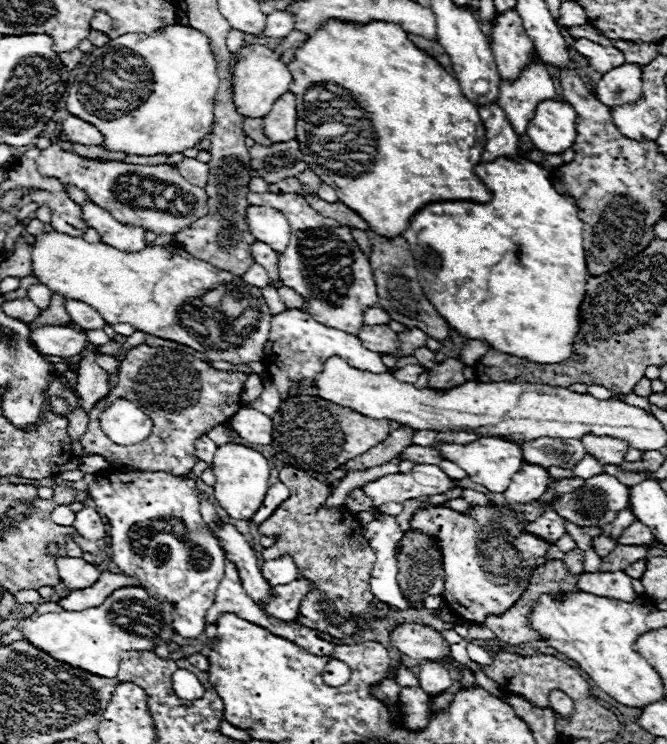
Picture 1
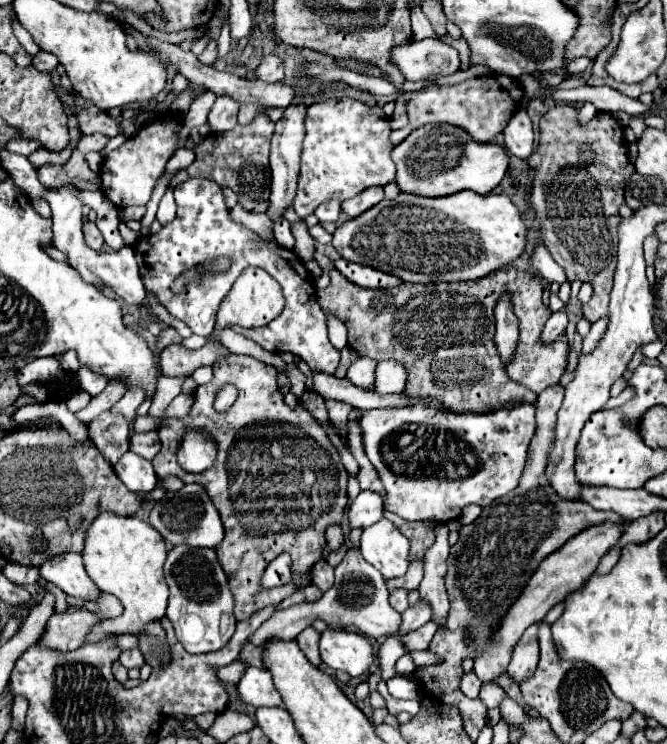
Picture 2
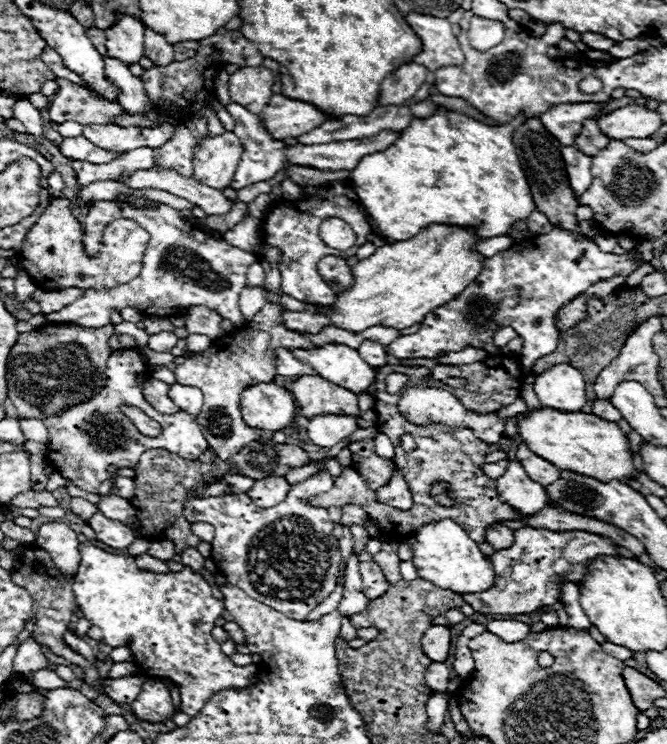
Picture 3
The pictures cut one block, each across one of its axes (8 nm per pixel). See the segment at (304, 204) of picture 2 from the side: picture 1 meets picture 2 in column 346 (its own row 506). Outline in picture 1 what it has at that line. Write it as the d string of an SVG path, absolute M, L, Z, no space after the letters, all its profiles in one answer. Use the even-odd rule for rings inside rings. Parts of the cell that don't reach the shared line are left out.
M108 472L88 484L88 496L96 502L98 512L110 522L112 560L122 574L136 578L138 586L148 590L160 602L172 604L172 626L184 638L196 638L204 632L204 614L214 604L214 594L224 578L224 552L200 516L200 502L194 480L178 480L166 472Z

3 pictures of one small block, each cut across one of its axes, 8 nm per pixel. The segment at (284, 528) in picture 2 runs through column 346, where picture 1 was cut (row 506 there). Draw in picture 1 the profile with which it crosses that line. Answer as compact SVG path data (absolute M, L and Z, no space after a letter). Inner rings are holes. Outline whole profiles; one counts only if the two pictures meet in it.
M472 506L472 514L464 516L460 512L454 512L450 508L428 508L422 510L418 514L414 514L412 518L412 526L414 530L422 532L422 534L430 534L436 536L440 540L440 546L444 550L444 600L450 604L458 604L458 606L448 606L454 614L458 614L460 618L468 620L468 622L484 622L484 618L488 614L504 614L506 610L510 610L518 598L524 594L524 590L528 588L530 576L534 572L534 568L538 566L538 558L546 554L548 550L548 542L522 532L522 524L520 524L522 516L516 514L512 508L508 506L494 506L494 508L484 508L484 506Z

